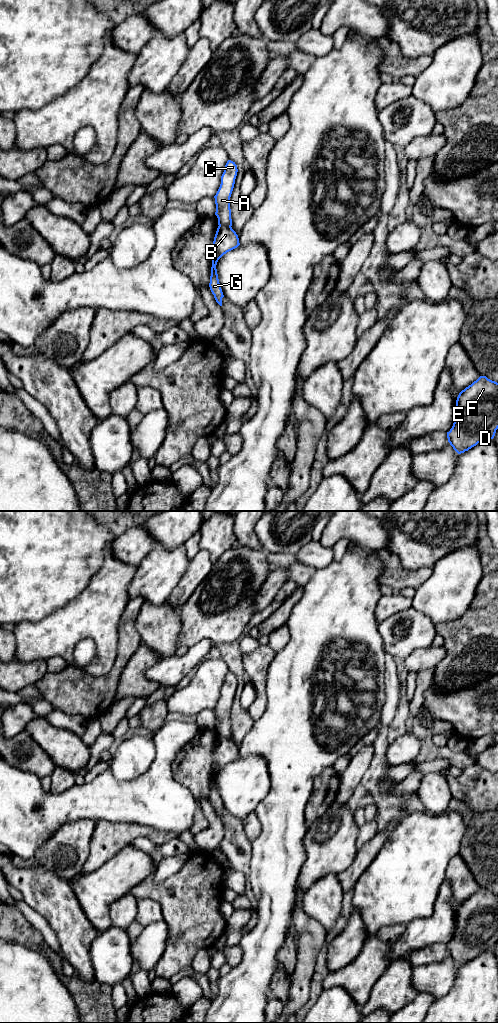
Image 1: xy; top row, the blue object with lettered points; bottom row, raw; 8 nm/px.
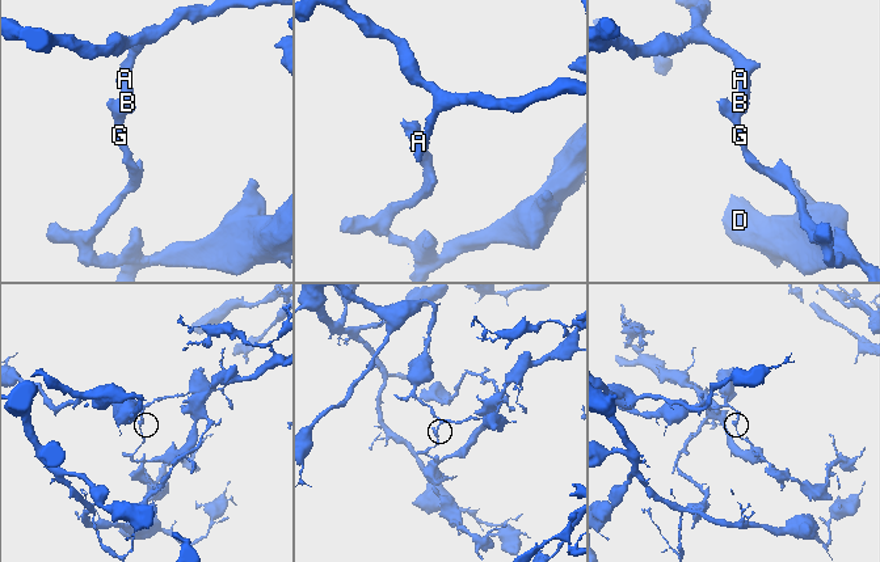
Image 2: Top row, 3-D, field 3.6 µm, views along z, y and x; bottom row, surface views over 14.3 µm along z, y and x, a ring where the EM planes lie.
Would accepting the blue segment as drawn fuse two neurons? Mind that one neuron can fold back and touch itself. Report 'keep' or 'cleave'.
cleave

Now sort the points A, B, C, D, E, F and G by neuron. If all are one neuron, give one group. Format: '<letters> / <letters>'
A C / B D E F G

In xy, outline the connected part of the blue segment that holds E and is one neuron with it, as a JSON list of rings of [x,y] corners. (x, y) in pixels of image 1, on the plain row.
[[[480,888],[462,902],[456,912],[456,927],[447,950],[458,965],[483,952],[493,951],[498,941],[498,895]]]

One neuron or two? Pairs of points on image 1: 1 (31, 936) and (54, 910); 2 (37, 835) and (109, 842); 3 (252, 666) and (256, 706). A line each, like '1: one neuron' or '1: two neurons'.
1: two neurons
2: two neurons
3: one neuron

